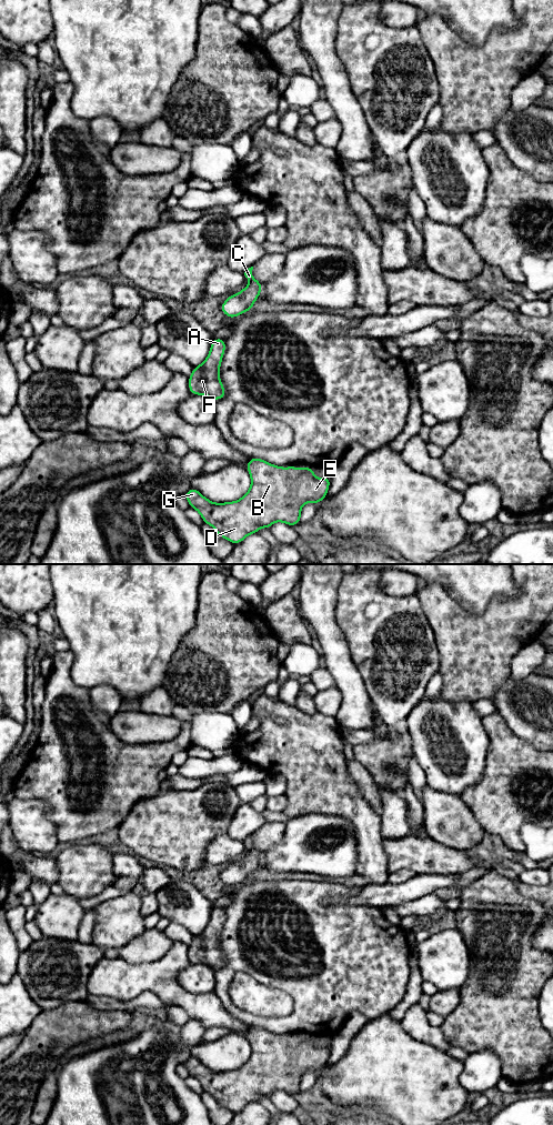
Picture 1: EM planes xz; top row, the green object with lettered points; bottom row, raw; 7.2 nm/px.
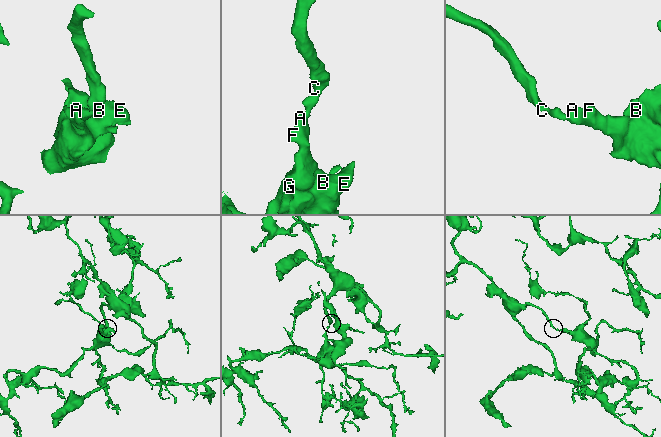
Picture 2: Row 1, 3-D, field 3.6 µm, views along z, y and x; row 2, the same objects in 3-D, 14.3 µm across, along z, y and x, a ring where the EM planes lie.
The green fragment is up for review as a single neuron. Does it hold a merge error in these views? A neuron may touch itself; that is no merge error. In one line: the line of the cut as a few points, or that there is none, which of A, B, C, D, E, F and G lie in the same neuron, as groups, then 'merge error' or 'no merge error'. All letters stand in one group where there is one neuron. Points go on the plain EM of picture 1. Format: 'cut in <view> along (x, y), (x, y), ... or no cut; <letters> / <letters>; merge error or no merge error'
no cut; A B C D E F G; no merge error

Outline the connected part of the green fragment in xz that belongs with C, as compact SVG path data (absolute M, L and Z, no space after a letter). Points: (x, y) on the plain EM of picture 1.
M253 835L244 841L249 854L239 862L231 863L221 874L221 880L230 887L251 878L261 862L262 852L252 845L252 838Z

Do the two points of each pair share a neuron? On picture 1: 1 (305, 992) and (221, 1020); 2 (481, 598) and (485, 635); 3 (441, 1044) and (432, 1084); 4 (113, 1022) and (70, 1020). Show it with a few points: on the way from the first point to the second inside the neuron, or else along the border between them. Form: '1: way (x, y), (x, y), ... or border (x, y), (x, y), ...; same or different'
1: border (217, 995), (223, 1007), (233, 1017), (251, 1026); different
2: border (505, 598), (495, 598), (481, 613), (459, 603); different
3: border (415, 1038), (445, 1052); different
4: way (102, 1022), (81, 1022); same

